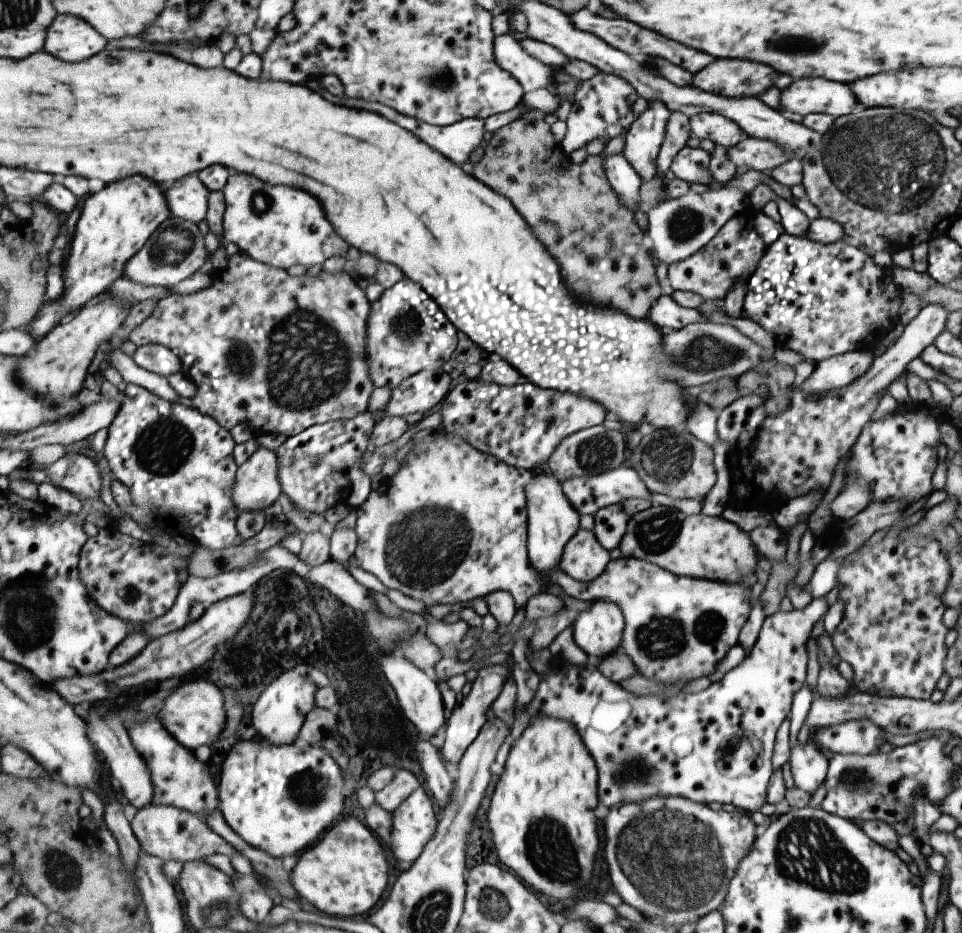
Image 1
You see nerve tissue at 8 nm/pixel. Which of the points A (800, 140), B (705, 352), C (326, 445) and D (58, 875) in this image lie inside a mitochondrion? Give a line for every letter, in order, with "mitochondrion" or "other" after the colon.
A: other
B: mitochondrion
C: other
D: mitochondrion

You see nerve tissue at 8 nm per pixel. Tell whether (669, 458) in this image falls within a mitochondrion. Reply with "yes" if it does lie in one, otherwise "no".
yes

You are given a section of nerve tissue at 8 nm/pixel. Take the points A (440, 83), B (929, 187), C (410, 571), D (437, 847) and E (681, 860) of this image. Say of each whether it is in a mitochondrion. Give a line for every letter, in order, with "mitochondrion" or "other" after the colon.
A: mitochondrion
B: mitochondrion
C: mitochondrion
D: other
E: mitochondrion

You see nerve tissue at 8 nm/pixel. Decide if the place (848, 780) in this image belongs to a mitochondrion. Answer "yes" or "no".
yes

